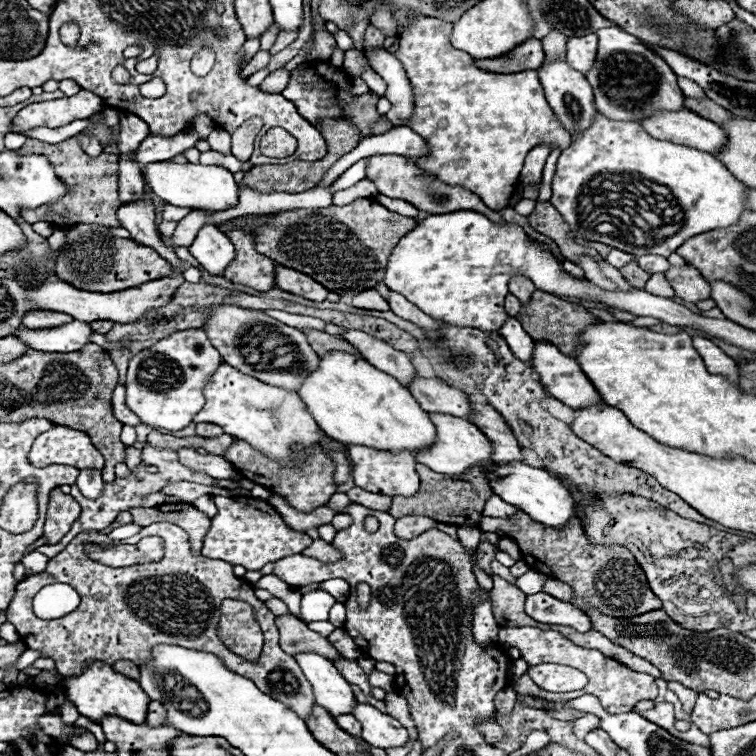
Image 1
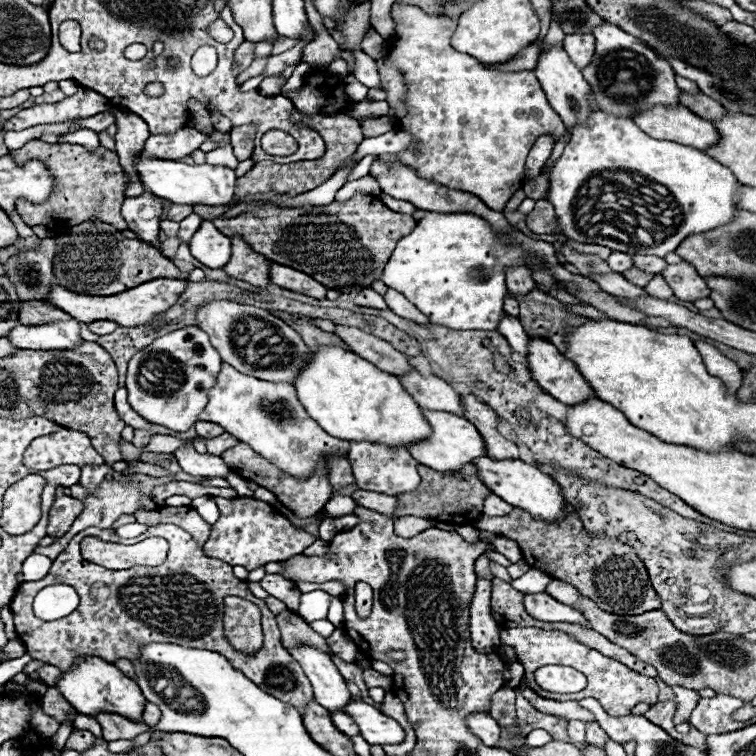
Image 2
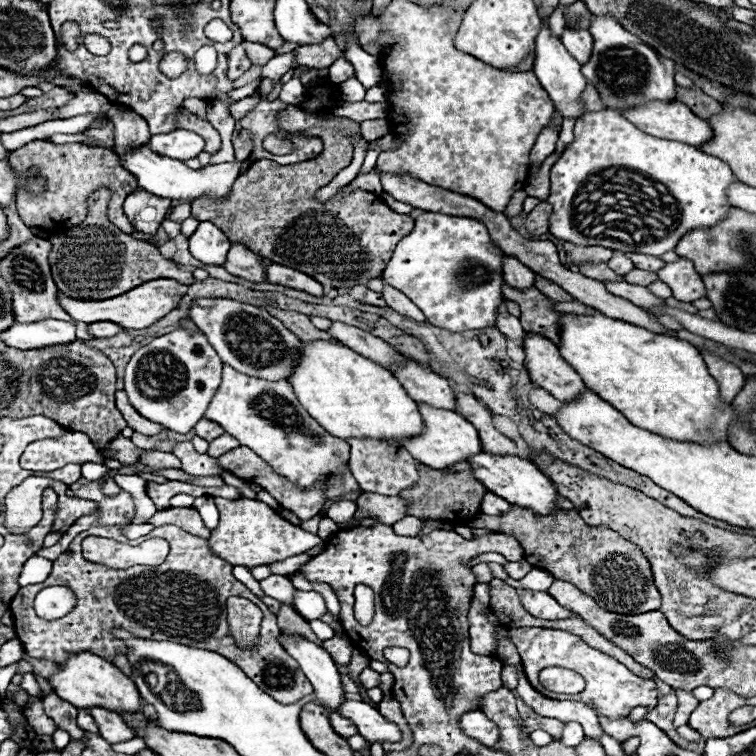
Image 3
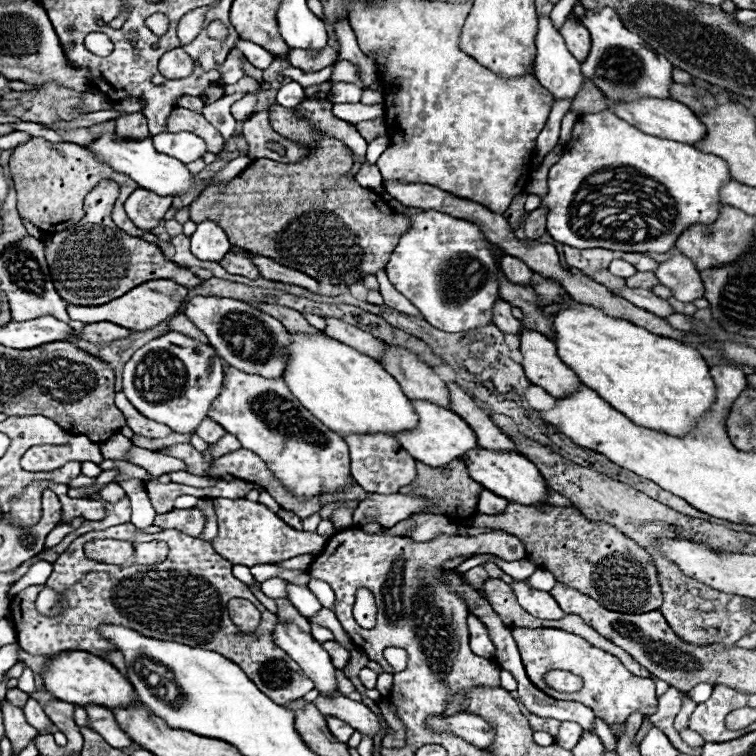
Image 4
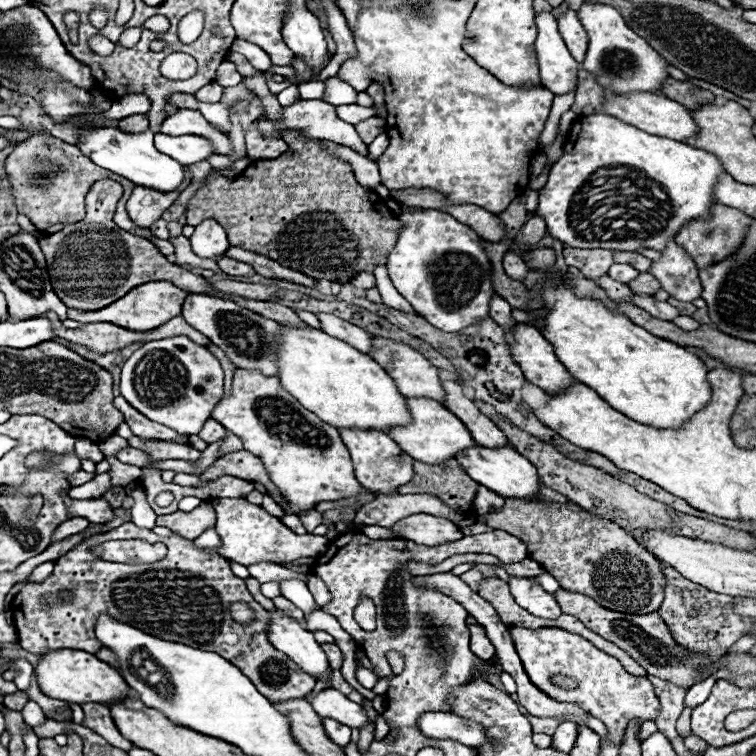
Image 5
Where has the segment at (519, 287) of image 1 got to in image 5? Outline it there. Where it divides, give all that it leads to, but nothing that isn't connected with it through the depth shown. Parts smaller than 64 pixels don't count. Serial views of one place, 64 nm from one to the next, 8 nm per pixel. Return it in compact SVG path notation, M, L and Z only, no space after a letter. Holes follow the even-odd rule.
M506 252L504 254L504 270L510 278L516 278L516 280L524 280L524 276L528 274L526 262L516 252Z

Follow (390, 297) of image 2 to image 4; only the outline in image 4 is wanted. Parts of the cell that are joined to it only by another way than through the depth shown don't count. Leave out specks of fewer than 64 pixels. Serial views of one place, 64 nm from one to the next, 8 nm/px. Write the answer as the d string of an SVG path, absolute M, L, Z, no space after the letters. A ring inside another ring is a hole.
M384 270L376 272L376 278L378 278L378 284L380 284L378 290L380 290L386 306L390 306L394 310L400 310L400 312L404 312L408 316L420 316L418 308L412 306L412 302L408 298L404 298L400 292L396 292L396 288L392 288L392 284L390 284L390 280L388 280L388 276L386 276Z

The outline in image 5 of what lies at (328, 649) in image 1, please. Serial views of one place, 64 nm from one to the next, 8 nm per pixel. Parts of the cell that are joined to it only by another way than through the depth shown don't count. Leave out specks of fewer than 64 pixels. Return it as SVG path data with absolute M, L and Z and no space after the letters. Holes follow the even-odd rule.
M276 596L272 602L276 604L278 610L284 610L288 616L292 616L292 618L298 620L302 626L306 626L306 622L304 622L304 612L300 612L300 608L296 608L290 600L286 600L284 596Z

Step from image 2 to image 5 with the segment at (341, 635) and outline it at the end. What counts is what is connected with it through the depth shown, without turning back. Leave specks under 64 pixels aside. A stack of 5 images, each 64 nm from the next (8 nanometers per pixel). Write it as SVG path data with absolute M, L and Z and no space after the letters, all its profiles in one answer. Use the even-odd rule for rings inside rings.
M320 644L320 646L322 646L322 650L324 650L324 654L328 656L330 668L338 670L338 668L342 666L342 652L340 652L340 648L338 648L336 644Z

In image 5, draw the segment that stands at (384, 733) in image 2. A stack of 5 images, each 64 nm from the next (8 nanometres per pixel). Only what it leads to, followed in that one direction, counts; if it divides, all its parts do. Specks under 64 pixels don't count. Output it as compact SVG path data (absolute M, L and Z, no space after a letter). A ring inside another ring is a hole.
M326 688L318 692L316 696L306 696L306 700L312 704L318 716L332 718L340 724L346 724L350 728L362 728L366 726L368 718L364 714L364 708L352 700L348 700L342 692L334 688Z

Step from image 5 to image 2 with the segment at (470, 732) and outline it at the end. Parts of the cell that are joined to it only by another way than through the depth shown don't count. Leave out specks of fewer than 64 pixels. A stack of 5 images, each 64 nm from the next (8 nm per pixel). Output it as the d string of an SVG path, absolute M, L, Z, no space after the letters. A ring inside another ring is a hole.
M472 714L466 718L466 726L474 736L478 736L486 746L496 746L500 738L500 726L488 714Z

